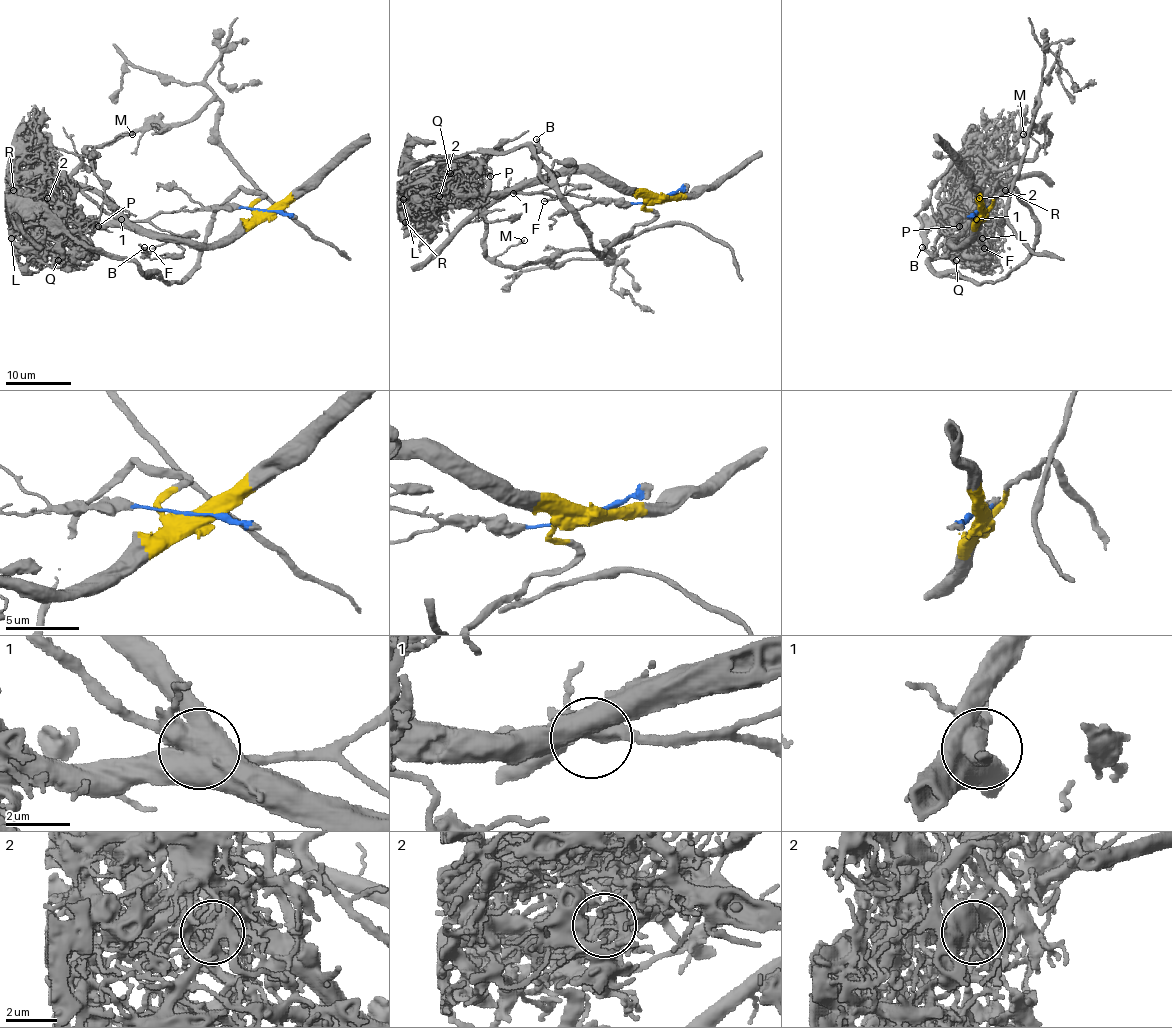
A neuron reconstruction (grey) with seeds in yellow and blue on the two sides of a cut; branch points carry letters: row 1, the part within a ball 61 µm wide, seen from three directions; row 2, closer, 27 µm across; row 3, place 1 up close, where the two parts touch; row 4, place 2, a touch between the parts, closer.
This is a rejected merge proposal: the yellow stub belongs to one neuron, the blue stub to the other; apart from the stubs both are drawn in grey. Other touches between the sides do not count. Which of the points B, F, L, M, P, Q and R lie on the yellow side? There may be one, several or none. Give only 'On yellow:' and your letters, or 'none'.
On yellow: L, P, Q, R

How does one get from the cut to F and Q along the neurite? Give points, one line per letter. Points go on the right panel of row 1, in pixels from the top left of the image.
F: (981, 211), (986, 207), (977, 212), (967, 232), (984, 249)
Q: (981, 211), (979, 225), (959, 245), (958, 240), (972, 225), (976, 227), (949, 247), (956, 260)

